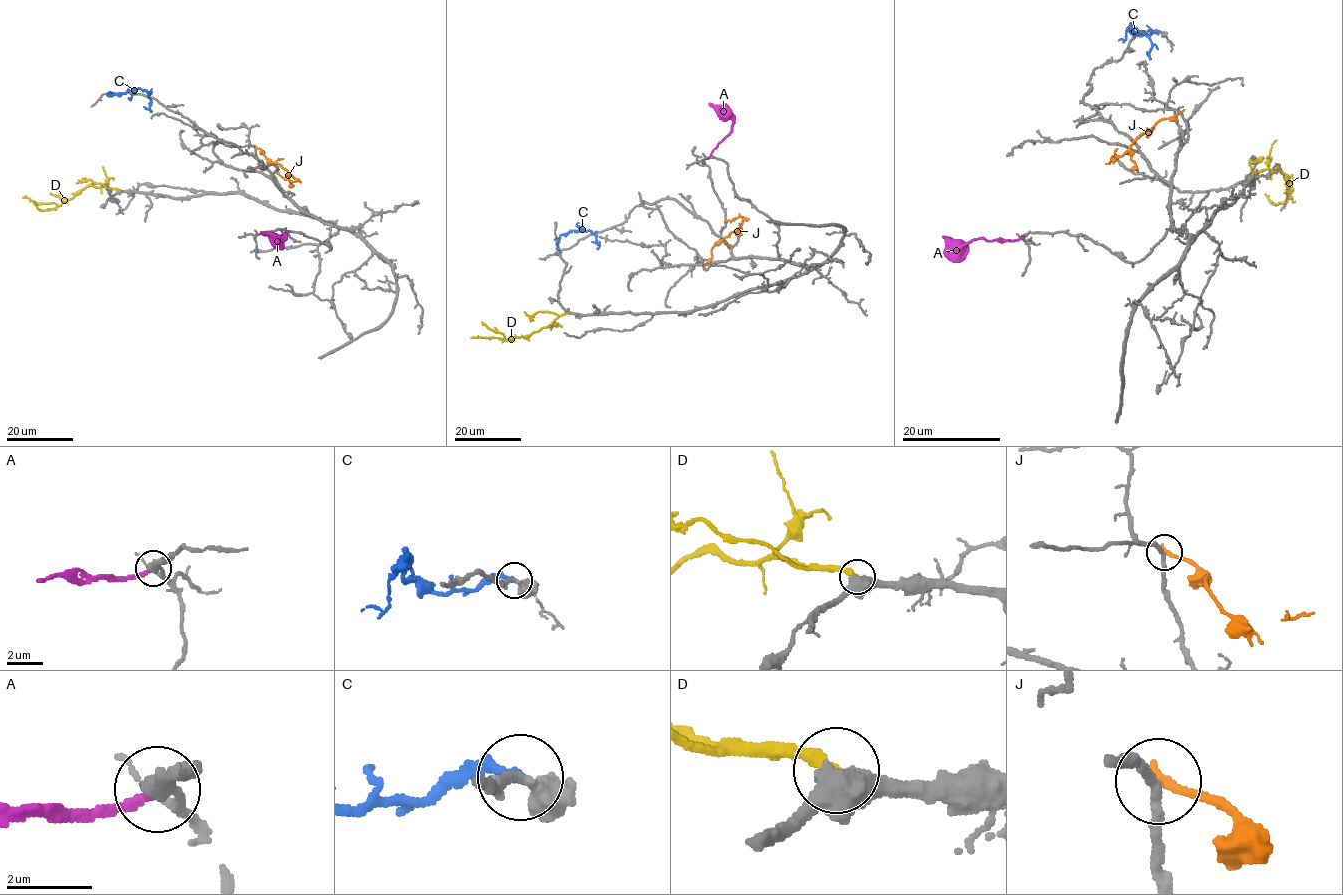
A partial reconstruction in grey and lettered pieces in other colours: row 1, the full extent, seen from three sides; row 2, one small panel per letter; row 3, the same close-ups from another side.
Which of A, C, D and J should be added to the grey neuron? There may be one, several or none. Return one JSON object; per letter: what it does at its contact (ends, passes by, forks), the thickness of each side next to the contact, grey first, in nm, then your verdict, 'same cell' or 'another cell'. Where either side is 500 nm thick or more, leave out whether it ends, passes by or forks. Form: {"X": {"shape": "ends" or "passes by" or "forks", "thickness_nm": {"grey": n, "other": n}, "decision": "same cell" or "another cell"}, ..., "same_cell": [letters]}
{"A": {"shape": "ends", "thickness_nm": {"grey": 360, "other": 260}, "decision": "another cell"}, "C": {"shape": "passes by", "thickness_nm": {"grey": 300, "other": 180}, "decision": "another cell"}, "D": {"thickness_nm": {"grey": 500, "other": 280}, "decision": "same cell"}, "J": {"shape": "ends", "thickness_nm": {"grey": 240, "other": 220}, "decision": "another cell"}, "same_cell": ["D"]}

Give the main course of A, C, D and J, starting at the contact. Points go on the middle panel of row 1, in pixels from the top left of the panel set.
A: (709, 157), (731, 130), (733, 121), (724, 118), (708, 103)
C: (560, 251), (557, 240), (572, 231), (589, 230), (598, 245), (592, 242)
D: (567, 313), (527, 335), (507, 339), (471, 338)
J: (703, 265), (711, 257), (711, 249), (742, 224), (743, 217), (724, 221)

